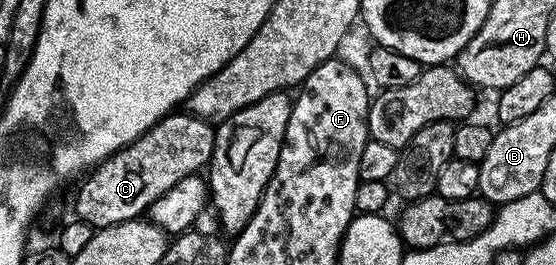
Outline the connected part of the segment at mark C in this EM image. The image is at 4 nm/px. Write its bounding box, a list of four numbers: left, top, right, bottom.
[74,113,215,229]

